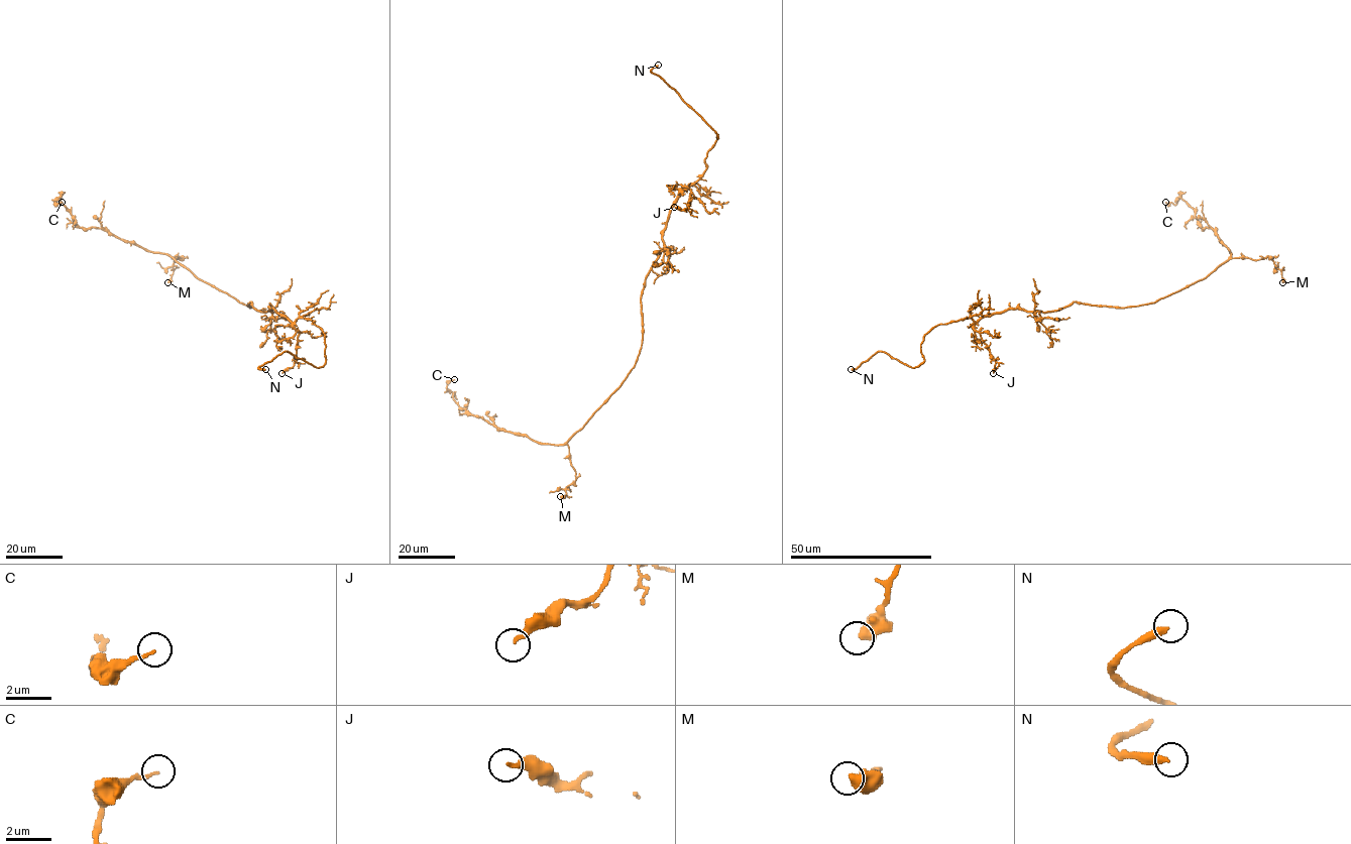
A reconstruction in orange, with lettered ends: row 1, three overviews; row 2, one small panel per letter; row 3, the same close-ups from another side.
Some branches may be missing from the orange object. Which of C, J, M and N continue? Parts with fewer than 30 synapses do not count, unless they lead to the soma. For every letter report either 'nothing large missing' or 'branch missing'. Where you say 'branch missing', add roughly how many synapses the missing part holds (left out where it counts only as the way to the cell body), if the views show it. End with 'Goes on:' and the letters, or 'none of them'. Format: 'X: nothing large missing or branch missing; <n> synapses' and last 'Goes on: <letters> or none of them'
C: nothing large missing
J: nothing large missing
M: nothing large missing
N: branch missing
Goes on: N

